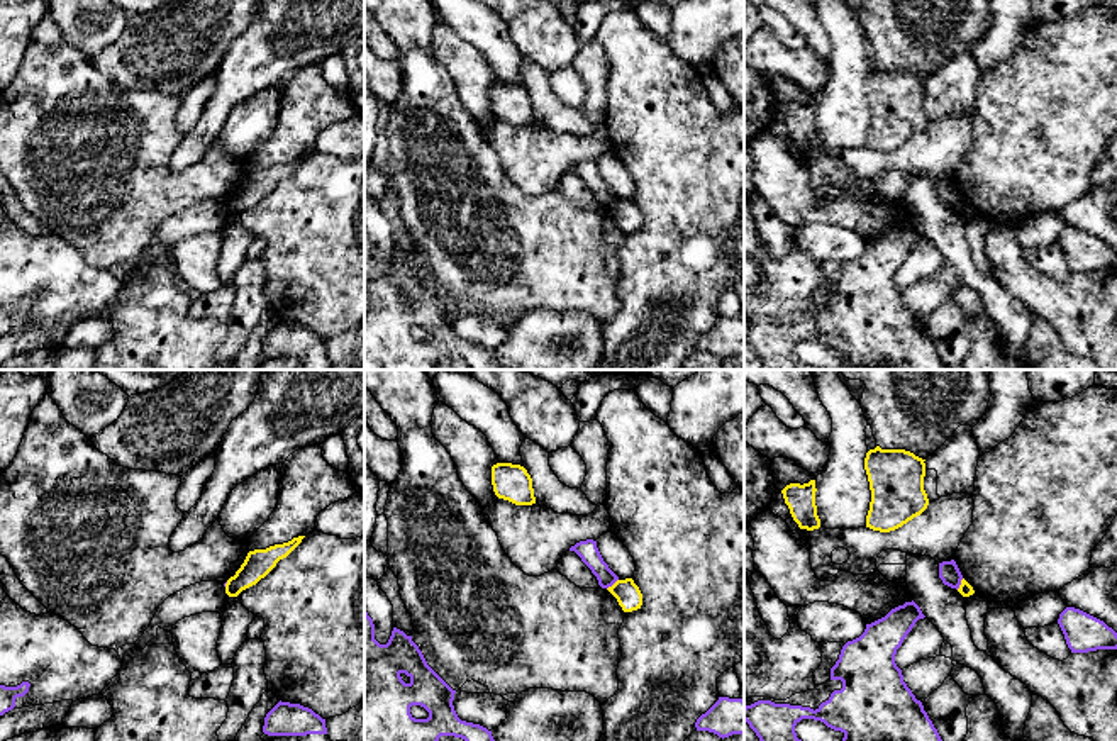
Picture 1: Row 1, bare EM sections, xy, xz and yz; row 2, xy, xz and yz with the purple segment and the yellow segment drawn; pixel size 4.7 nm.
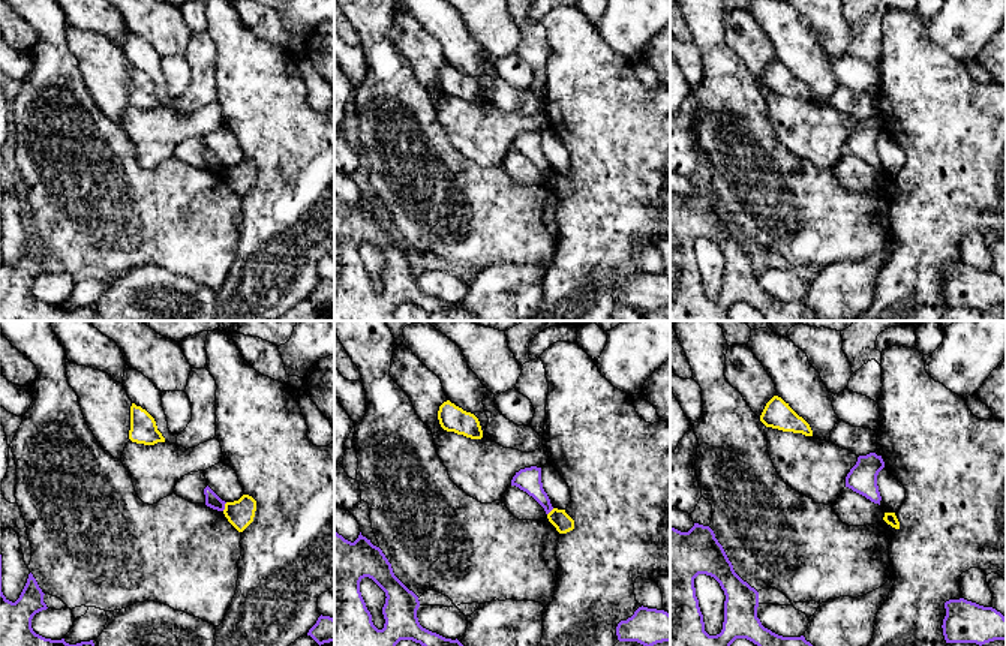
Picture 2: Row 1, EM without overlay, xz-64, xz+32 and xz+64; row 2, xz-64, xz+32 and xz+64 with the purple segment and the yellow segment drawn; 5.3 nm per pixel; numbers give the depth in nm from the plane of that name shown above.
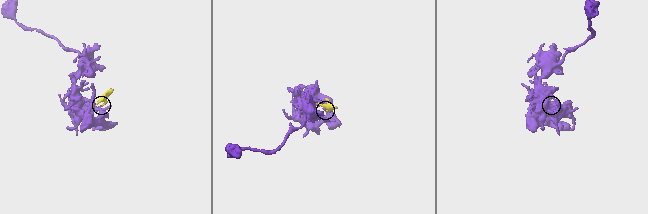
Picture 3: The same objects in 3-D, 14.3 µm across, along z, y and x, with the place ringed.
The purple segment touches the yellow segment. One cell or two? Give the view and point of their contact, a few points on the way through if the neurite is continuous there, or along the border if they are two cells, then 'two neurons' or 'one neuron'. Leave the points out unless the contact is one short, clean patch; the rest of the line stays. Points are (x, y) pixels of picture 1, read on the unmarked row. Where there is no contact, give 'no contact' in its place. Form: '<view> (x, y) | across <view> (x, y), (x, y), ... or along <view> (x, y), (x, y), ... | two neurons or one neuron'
xz (612, 204) | along xz (617, 199), (607, 209) | two neurons

